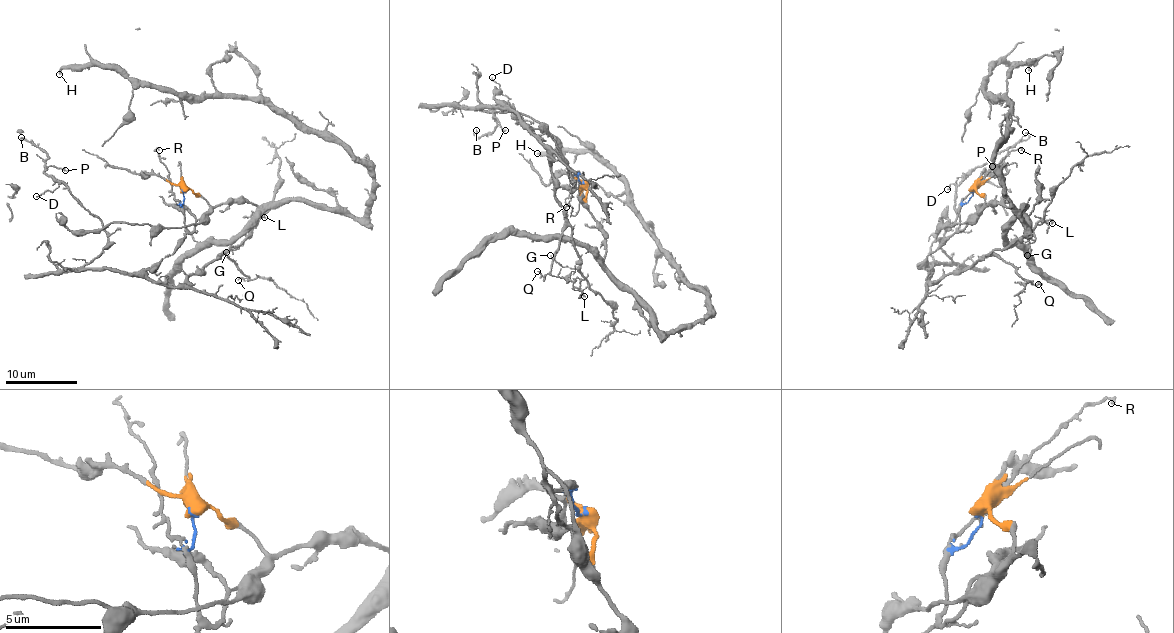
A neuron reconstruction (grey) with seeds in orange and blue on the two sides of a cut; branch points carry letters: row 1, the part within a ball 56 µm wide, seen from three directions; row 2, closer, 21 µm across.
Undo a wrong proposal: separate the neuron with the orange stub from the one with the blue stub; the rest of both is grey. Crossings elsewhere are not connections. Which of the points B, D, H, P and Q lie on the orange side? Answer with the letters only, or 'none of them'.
H

